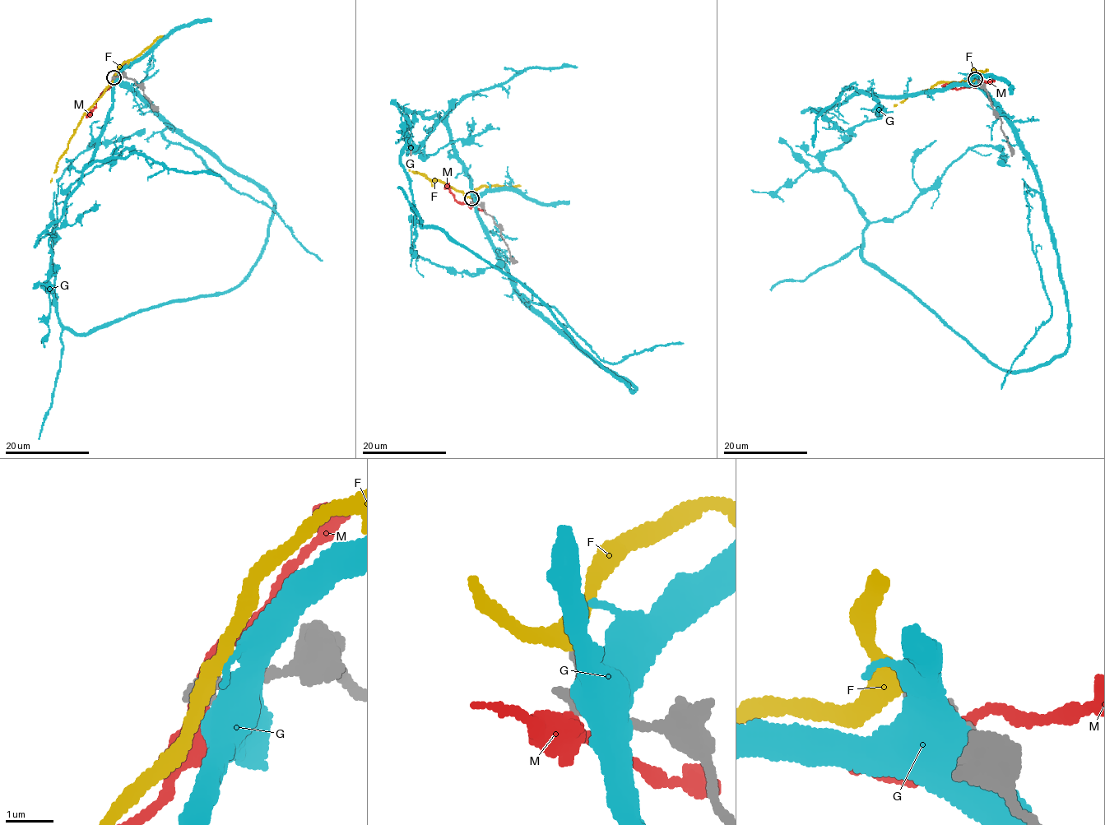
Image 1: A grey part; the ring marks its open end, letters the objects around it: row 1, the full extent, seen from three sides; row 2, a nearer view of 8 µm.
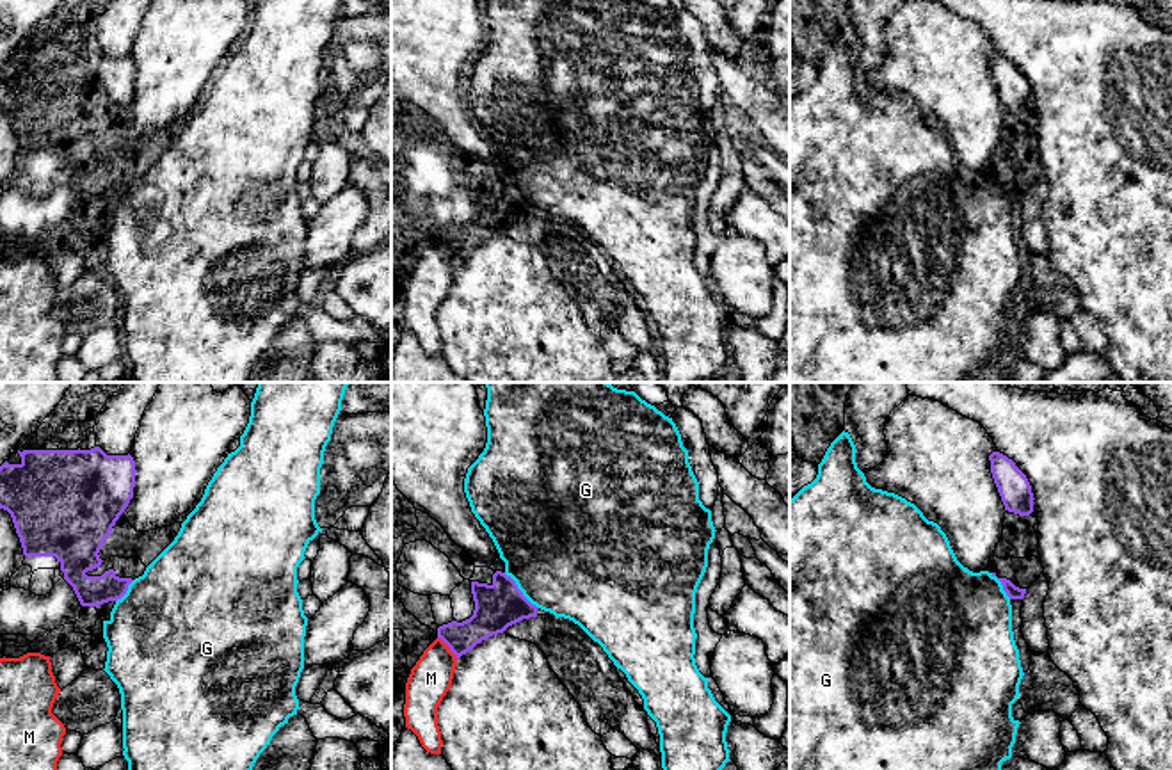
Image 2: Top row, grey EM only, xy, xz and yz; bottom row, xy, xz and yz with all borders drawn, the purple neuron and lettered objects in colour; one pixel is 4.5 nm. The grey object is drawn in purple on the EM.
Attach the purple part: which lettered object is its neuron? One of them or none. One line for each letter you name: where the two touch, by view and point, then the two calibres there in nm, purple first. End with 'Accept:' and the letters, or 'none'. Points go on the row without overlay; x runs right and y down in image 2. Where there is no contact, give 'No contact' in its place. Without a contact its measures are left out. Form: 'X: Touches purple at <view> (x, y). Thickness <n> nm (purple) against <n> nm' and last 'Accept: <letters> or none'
F: No contact
Accept: F

